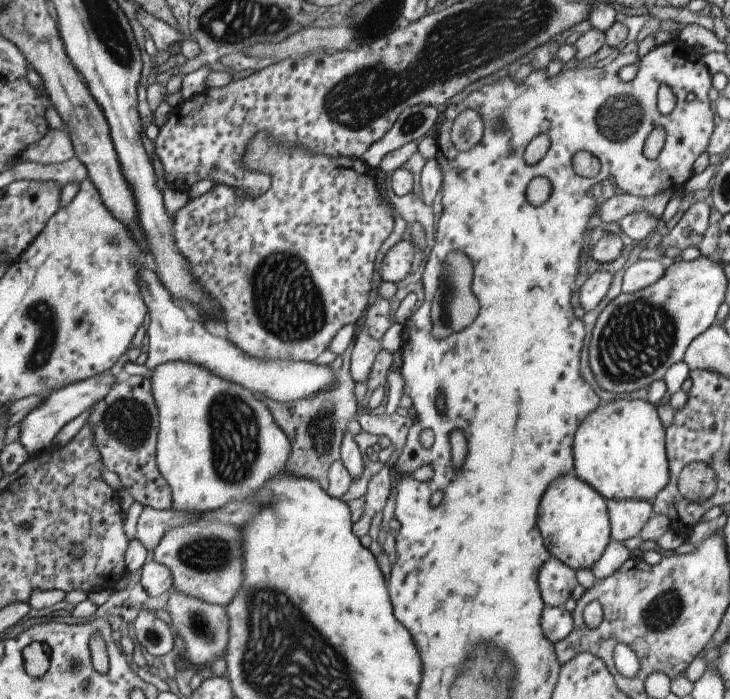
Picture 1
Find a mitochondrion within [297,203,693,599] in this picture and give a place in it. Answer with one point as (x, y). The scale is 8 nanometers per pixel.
(639, 335)

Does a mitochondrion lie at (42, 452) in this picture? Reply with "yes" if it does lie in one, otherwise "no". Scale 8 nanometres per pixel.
no

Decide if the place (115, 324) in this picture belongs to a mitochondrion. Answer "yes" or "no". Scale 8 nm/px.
no

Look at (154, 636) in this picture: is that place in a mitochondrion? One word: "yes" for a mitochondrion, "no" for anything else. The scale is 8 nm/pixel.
yes

